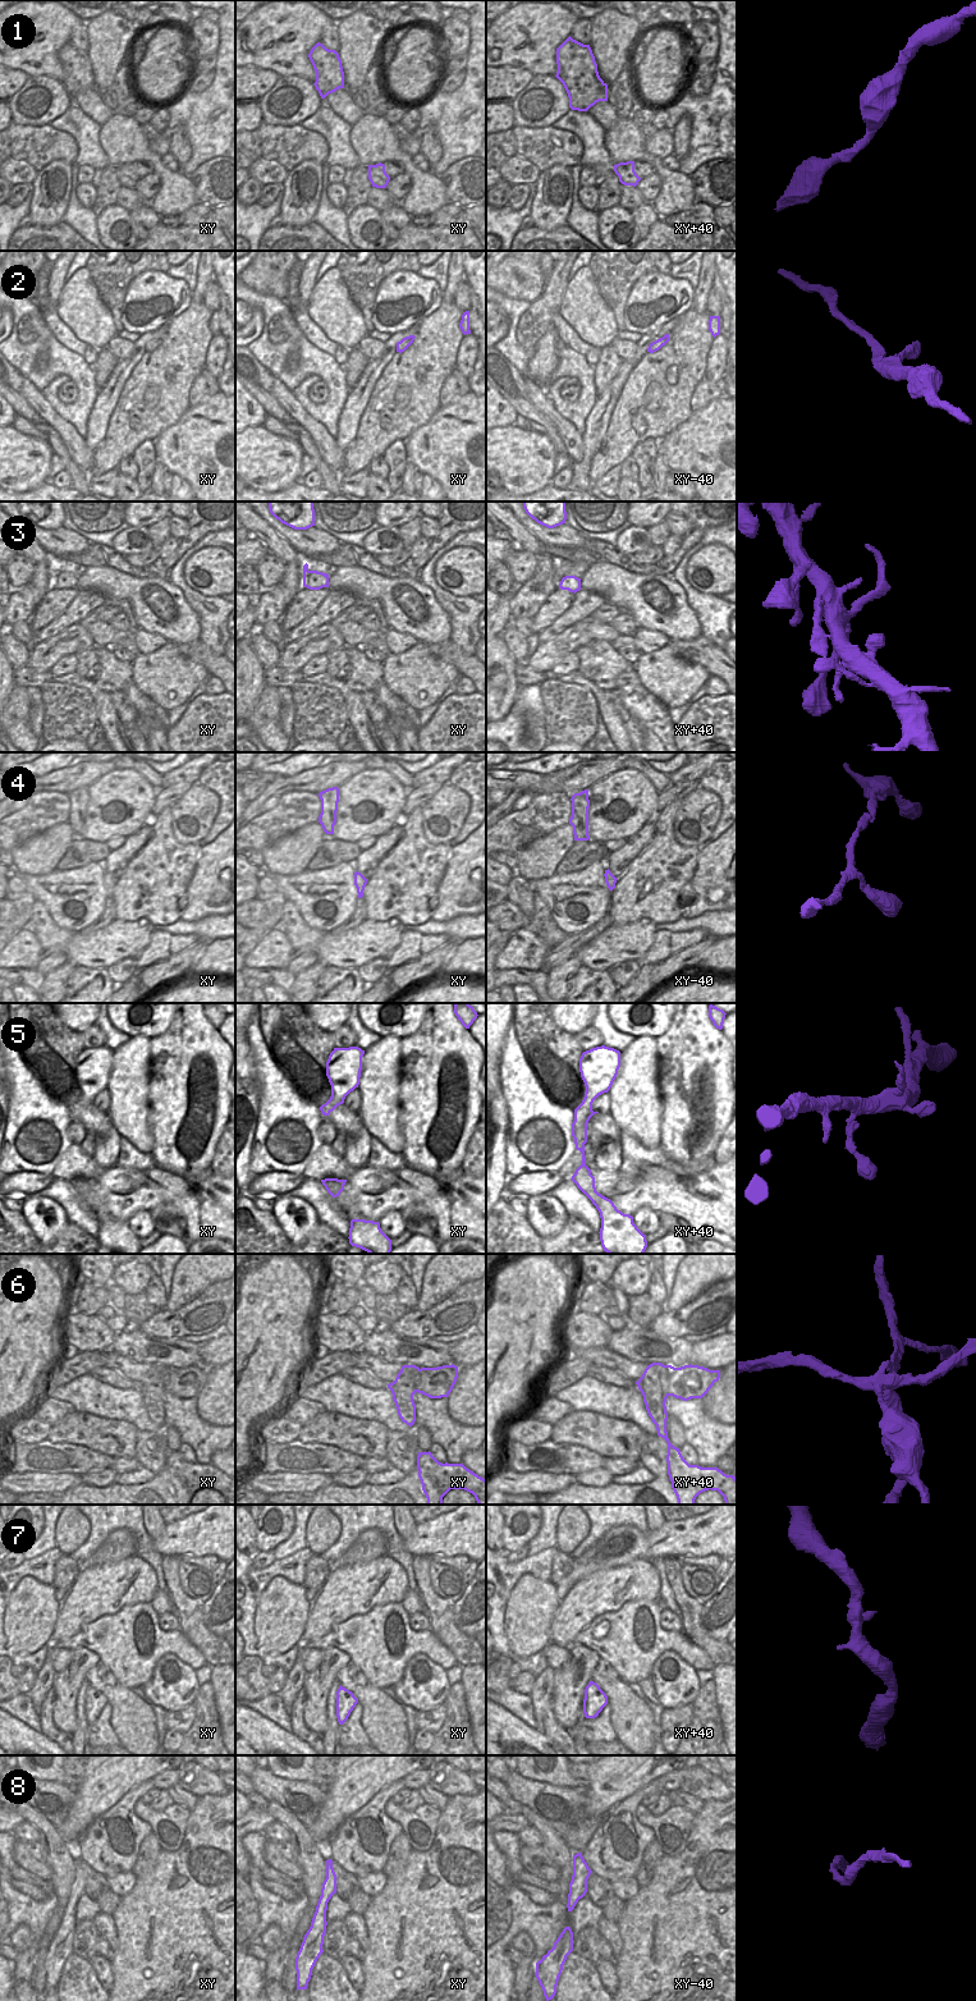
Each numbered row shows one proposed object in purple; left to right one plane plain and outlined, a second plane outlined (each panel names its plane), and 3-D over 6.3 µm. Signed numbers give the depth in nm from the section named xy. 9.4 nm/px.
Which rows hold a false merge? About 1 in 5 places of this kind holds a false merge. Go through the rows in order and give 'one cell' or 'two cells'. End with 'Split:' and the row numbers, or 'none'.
1: one cell
2: one cell
3: one cell
4: one cell
5: one cell
6: two cells
7: one cell
8: one cell
Split: 6

